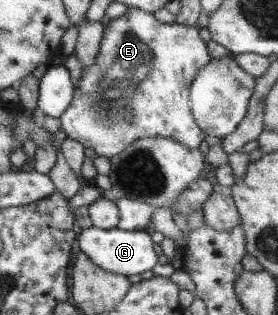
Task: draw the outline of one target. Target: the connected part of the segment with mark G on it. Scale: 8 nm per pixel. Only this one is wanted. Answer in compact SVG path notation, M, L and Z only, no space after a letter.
M91 226L82 229L79 235L79 249L95 265L111 273L122 276L141 275L144 271L152 270L157 265L158 255L153 247L151 235L144 231L127 231L124 229L101 229Z

